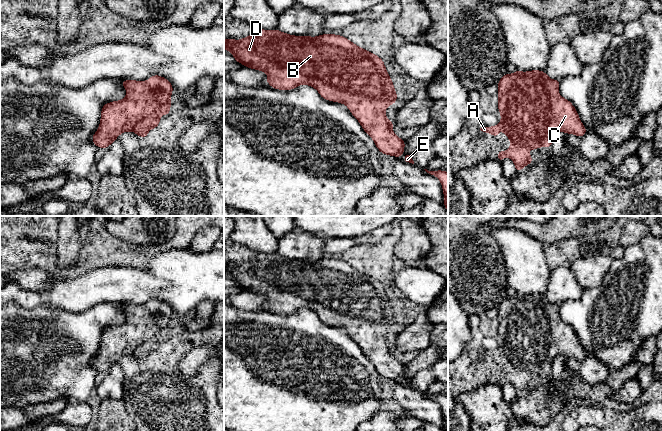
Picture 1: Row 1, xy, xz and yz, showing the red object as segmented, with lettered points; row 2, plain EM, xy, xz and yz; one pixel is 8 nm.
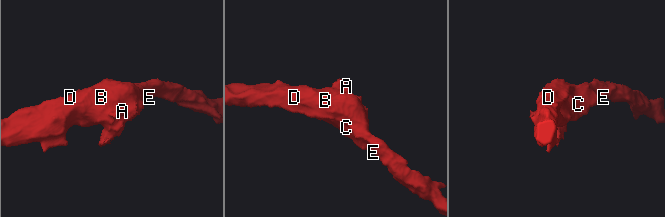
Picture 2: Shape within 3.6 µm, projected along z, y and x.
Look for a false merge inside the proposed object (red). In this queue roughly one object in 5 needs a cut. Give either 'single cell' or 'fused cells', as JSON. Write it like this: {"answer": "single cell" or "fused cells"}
{"answer": "single cell"}

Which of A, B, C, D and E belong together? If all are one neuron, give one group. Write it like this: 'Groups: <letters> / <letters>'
Groups: A B C D E

